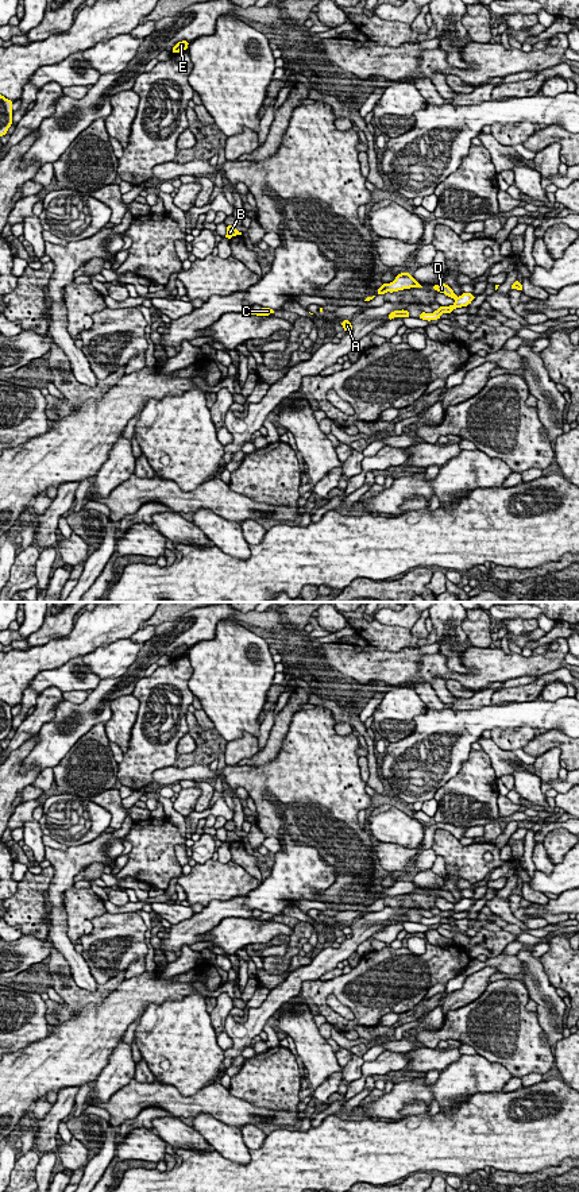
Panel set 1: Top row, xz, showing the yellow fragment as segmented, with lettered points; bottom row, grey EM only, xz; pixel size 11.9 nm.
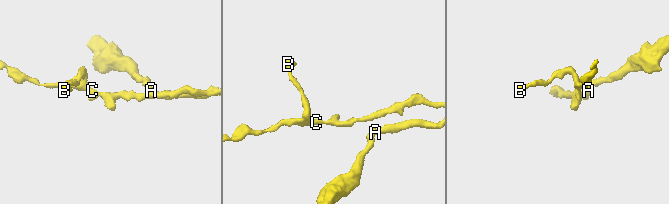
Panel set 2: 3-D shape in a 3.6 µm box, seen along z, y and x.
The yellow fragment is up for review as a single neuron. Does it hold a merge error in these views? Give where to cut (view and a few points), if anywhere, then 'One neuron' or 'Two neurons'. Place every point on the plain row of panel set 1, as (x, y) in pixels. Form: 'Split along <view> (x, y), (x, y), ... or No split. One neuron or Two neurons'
Split along xz (458, 902), (455, 905). Two neurons

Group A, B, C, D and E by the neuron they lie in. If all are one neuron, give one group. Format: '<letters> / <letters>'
A E / B C D

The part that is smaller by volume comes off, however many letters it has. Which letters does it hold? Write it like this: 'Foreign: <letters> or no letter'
Foreign: B, C, D

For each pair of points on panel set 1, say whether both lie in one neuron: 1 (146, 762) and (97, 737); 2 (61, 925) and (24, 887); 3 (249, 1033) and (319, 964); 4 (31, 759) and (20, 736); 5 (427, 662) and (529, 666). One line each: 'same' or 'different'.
1: different
2: different
3: same
4: different
5: same

